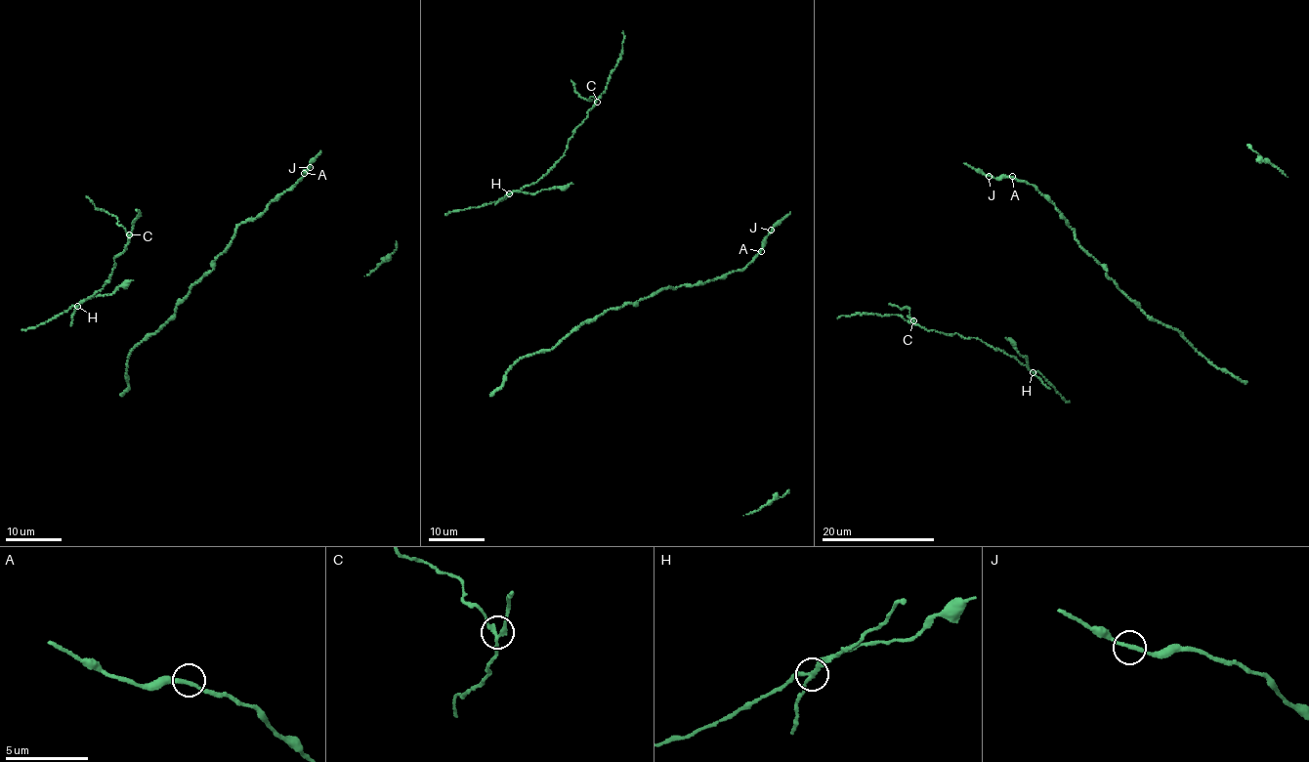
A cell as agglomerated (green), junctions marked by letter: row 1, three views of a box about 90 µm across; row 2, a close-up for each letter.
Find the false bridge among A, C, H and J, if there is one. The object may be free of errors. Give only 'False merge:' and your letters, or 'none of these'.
False merge: H

